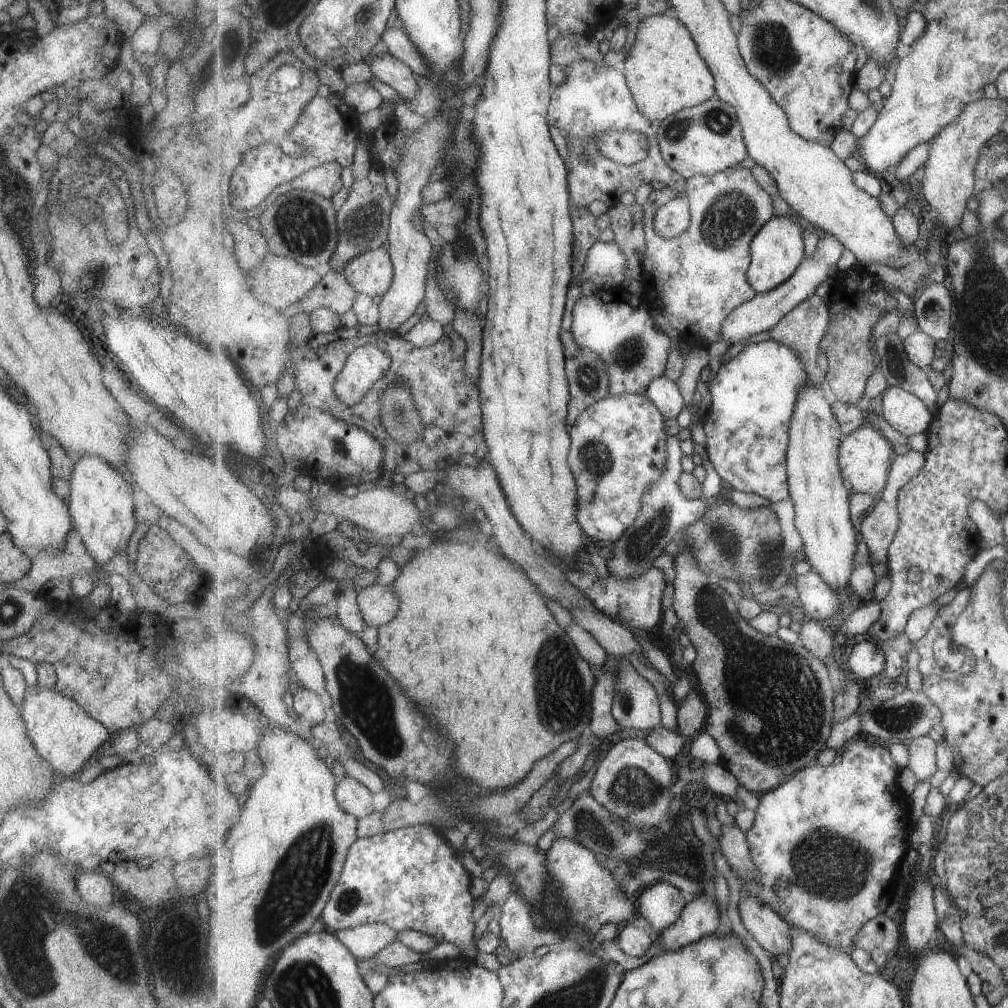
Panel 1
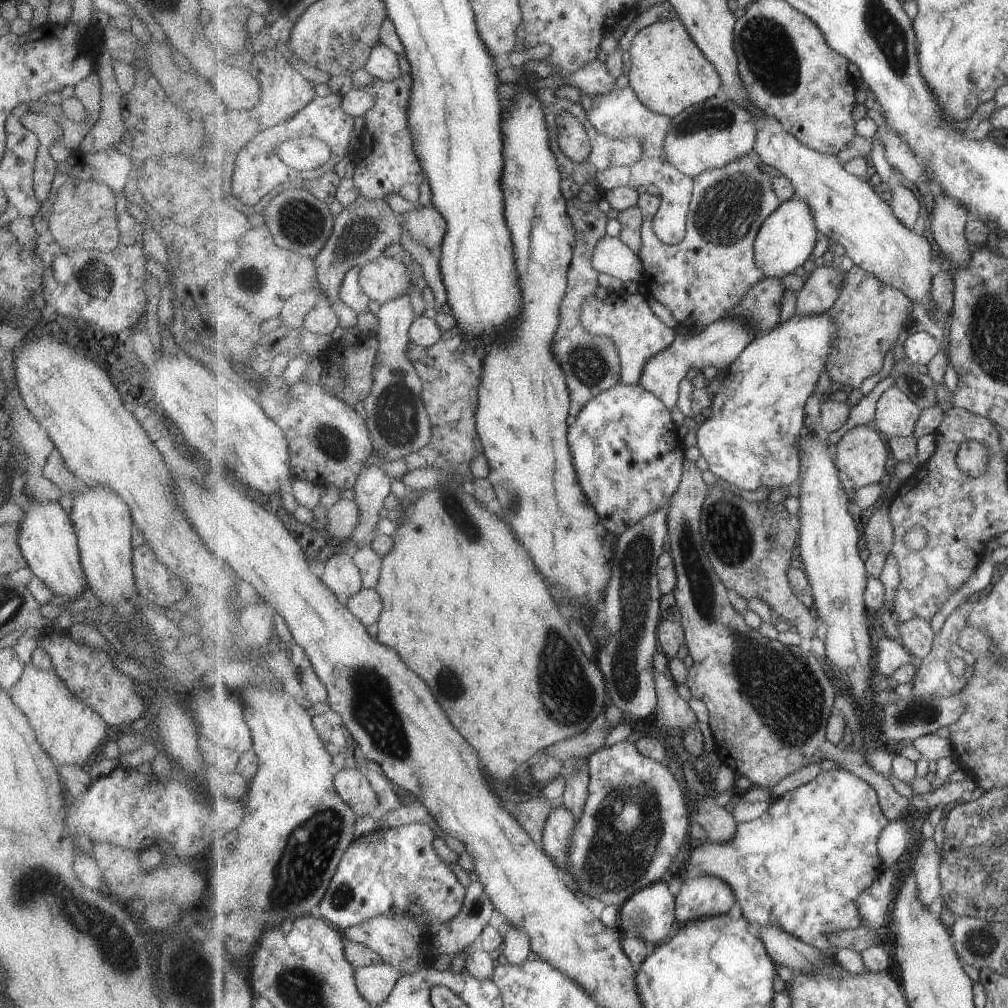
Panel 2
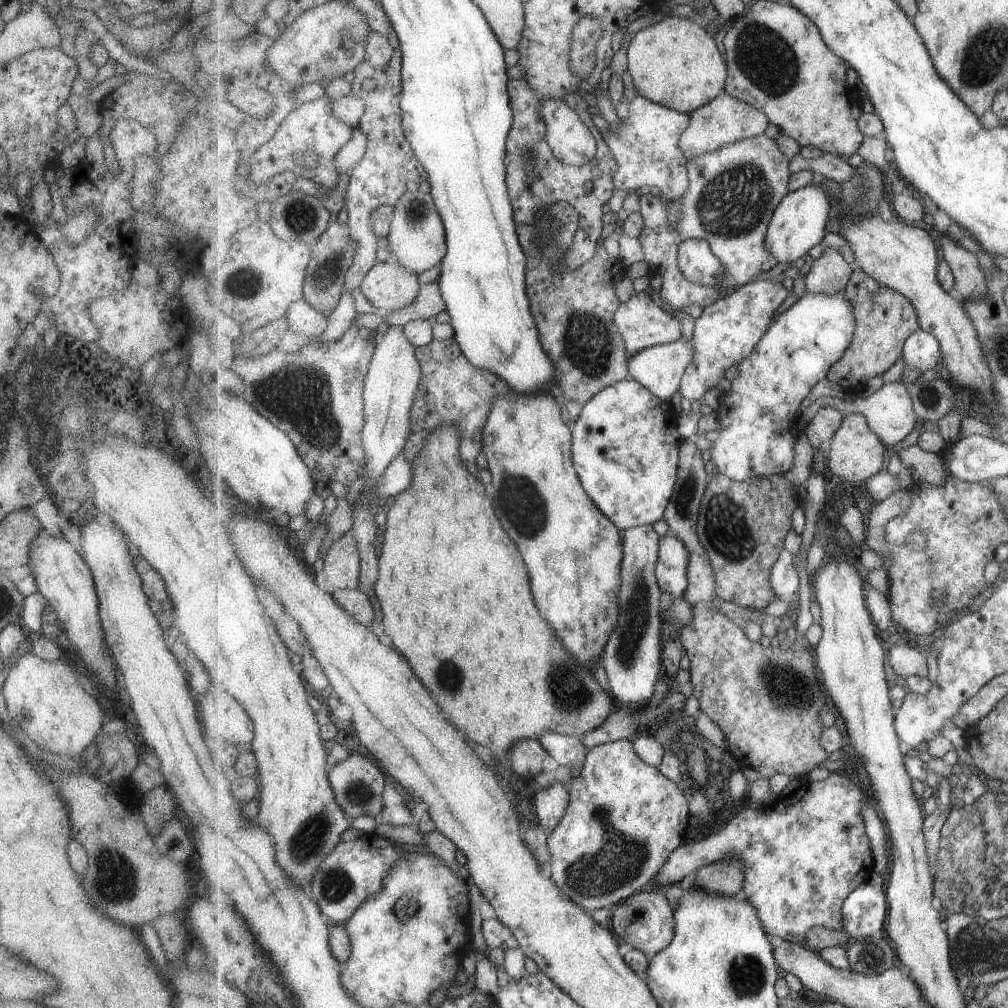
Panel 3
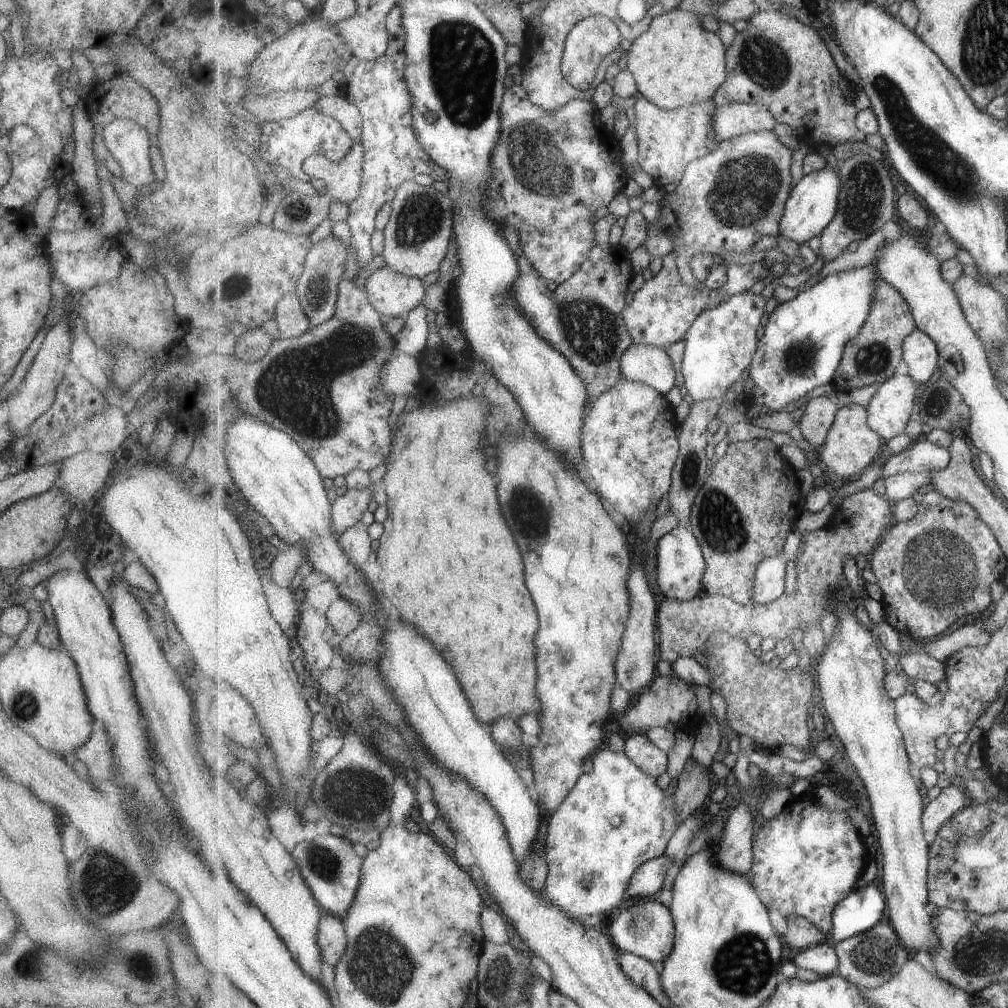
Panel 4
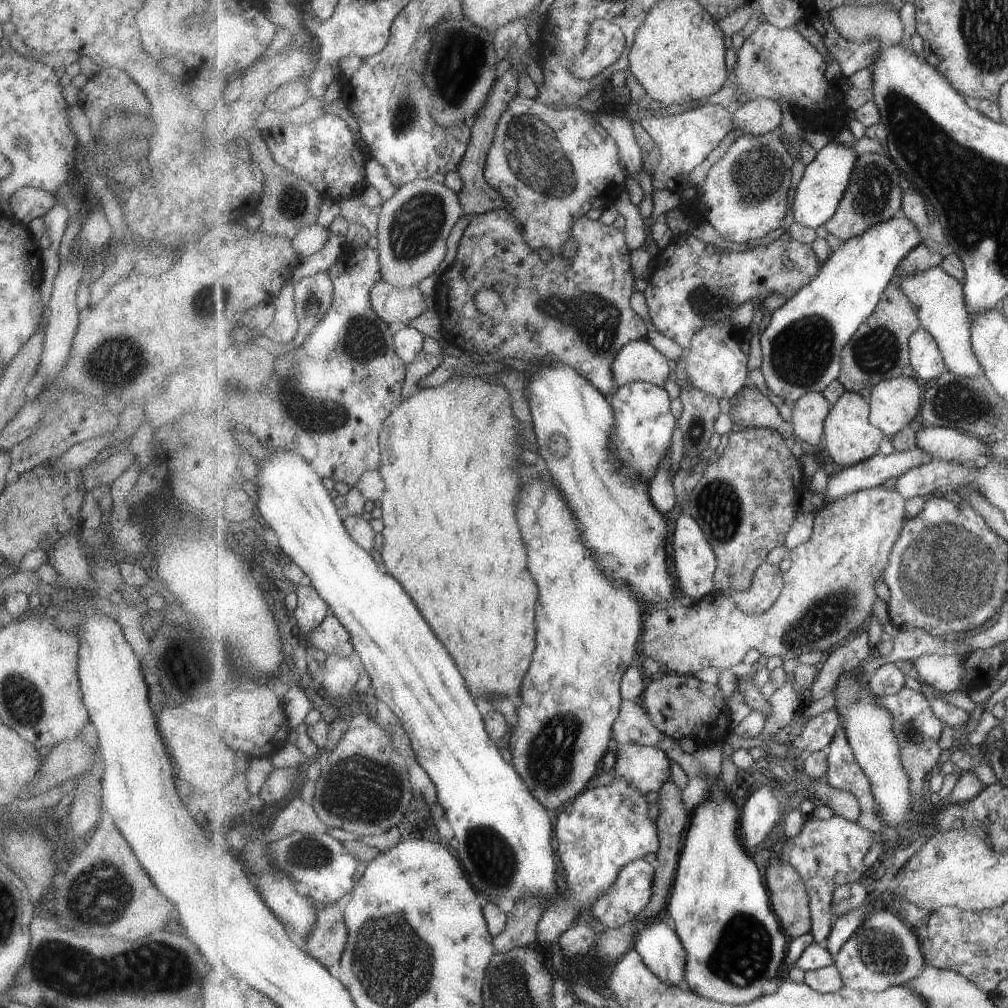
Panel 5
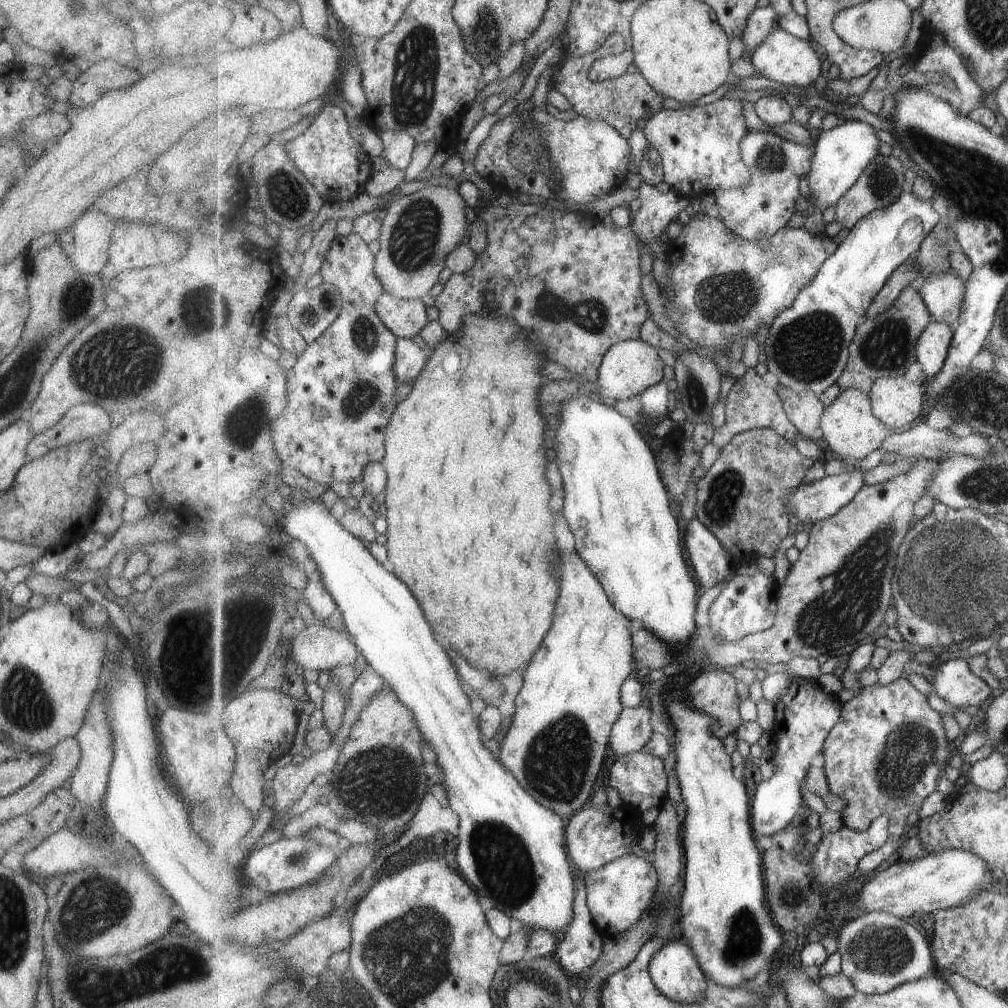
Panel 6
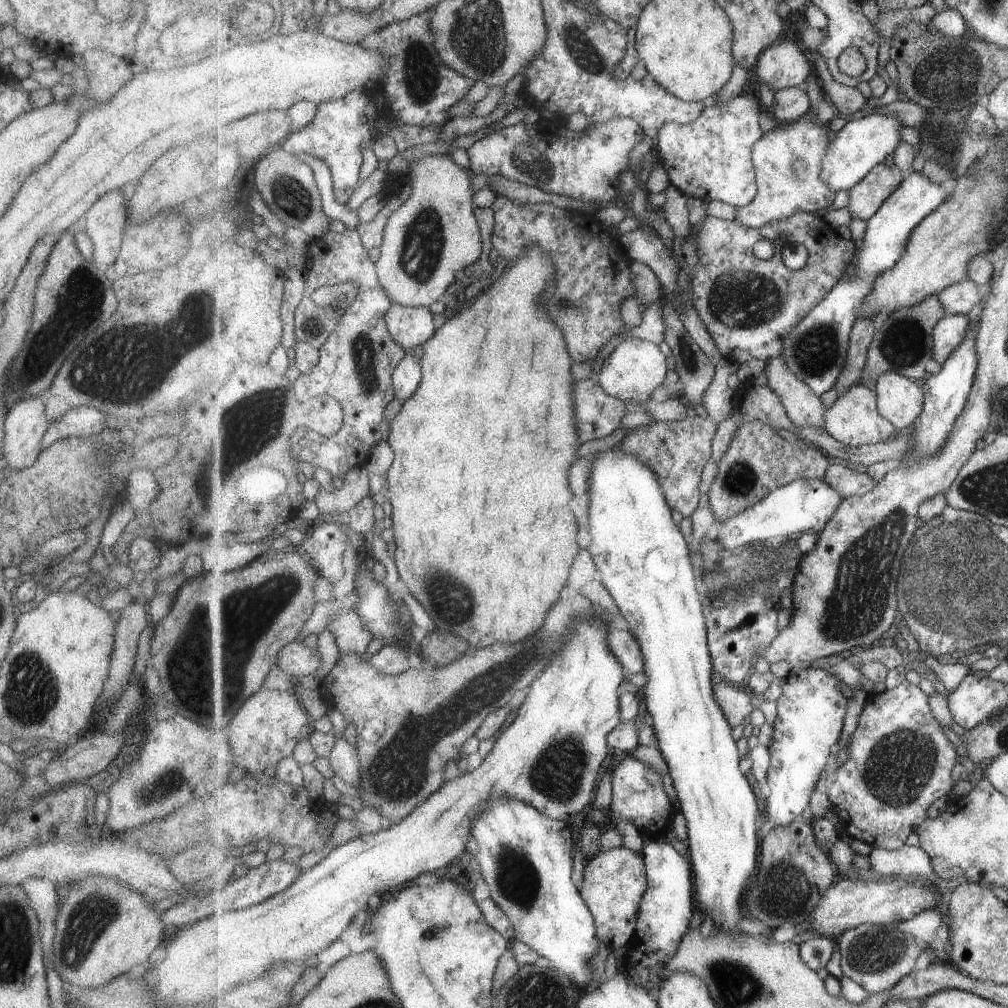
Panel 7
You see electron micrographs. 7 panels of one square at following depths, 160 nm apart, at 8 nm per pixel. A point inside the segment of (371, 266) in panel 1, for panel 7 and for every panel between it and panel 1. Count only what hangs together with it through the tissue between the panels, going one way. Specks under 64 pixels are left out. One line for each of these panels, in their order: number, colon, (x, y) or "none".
2: (384, 279)
3: (389, 286)
4: (393, 295)
5: (393, 304)
6: (406, 318)
7: (410, 326)

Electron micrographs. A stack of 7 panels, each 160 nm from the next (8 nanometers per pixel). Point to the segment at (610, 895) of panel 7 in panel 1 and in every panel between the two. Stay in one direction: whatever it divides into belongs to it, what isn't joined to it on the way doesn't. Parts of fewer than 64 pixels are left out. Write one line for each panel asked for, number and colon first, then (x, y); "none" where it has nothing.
1: (830, 842)
2: (802, 866)
3: (803, 857)
4: (646, 883)
5: (633, 890)
6: (619, 893)

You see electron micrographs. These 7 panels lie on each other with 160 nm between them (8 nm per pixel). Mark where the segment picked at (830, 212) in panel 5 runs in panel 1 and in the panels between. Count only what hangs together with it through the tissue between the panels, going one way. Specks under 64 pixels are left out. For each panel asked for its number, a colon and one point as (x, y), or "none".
1: (778, 249)
2: (786, 240)
3: (800, 222)
4: (815, 199)

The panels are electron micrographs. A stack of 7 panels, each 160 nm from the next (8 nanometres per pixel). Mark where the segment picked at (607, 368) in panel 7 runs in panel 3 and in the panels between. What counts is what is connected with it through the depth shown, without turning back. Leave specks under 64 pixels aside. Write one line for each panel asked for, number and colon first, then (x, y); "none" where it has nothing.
3: (661, 368)
4: (647, 364)
5: (638, 361)
6: (630, 367)

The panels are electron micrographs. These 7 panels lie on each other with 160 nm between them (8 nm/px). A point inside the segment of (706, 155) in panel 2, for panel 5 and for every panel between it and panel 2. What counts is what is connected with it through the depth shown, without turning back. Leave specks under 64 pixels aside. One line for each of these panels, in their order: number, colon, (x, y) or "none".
3: (726, 119)
4: (736, 119)
5: (758, 116)

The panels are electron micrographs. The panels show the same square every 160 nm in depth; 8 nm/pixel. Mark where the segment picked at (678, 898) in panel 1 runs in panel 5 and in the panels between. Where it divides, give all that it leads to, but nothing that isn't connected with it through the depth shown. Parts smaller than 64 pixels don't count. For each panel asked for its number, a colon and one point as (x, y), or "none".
2: (649, 914)
3: (646, 921)
4: (647, 928)
5: (664, 952)

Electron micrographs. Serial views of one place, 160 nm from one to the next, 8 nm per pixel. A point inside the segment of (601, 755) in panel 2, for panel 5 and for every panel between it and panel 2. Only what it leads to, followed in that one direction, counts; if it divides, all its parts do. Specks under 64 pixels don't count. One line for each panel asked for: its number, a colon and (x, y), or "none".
3: (625, 819)
4: (616, 818)
5: (605, 828)

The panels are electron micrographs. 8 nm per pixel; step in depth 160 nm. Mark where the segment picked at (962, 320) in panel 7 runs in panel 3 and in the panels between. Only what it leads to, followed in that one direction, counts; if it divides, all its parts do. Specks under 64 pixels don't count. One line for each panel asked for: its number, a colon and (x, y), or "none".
3: (922, 350)
4: (921, 354)
5: (927, 360)
6: (933, 347)

